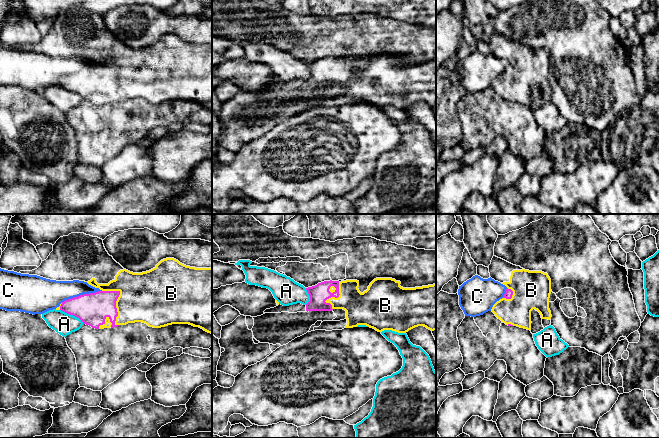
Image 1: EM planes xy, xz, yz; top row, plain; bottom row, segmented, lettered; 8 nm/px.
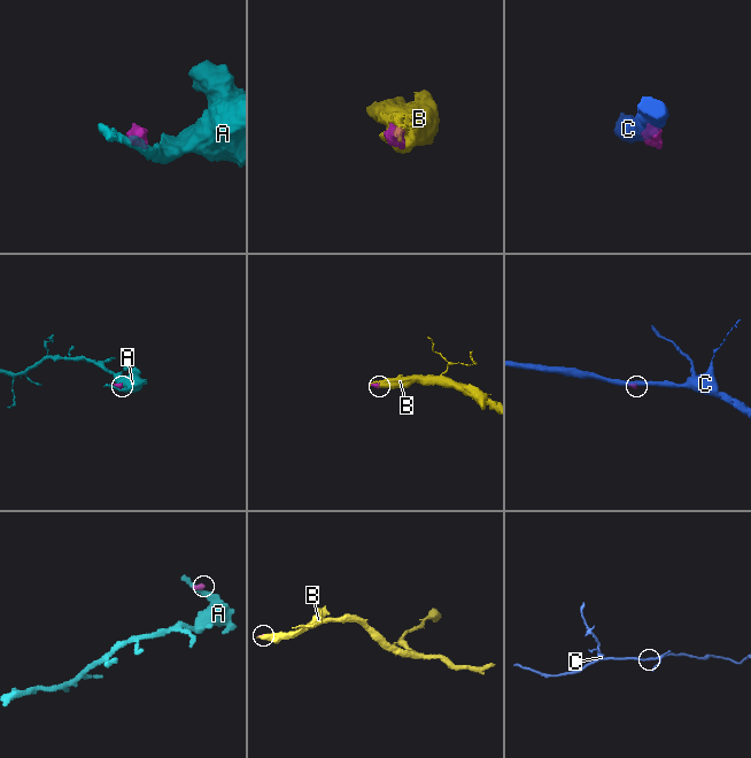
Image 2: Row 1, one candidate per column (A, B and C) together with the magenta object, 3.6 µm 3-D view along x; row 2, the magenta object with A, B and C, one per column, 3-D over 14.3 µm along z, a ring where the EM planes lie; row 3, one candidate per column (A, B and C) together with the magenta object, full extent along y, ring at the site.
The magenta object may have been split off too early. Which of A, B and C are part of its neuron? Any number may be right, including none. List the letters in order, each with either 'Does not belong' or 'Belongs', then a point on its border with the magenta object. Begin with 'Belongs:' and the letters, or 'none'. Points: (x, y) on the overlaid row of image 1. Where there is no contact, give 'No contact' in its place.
Belongs: B
A: Does not belong. Touches magenta at xy (72, 314)
B: Belongs. Touches magenta at xy (116, 300)
C: Does not belong. Touches magenta at xy (81, 295)

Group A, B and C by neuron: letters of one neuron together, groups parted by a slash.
A / B / C

